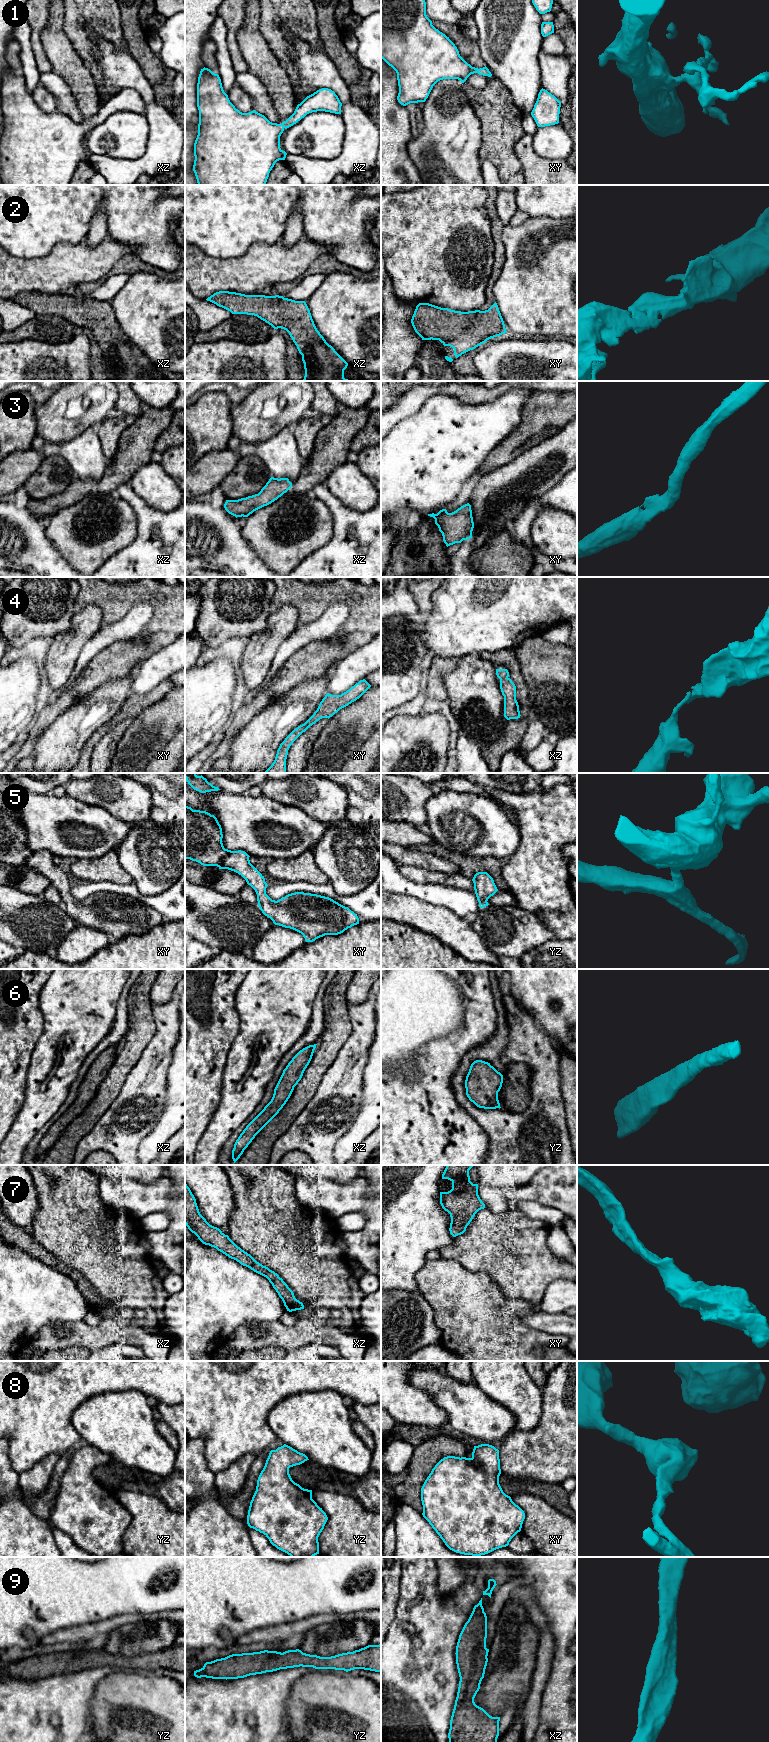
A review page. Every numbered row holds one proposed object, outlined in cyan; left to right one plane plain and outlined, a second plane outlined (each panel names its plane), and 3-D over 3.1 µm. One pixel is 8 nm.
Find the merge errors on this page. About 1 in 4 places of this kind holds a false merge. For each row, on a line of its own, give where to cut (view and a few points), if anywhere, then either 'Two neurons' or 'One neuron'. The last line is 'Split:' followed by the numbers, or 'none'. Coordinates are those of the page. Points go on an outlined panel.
1: No split. One neuron
2: No split. One neuron
3: No split. One neuron
4: No split. One neuron
5: No split. One neuron
6: No split. One neuron
7: No split. One neuron
8: No split. One neuron
9: No split. One neuron
Split: none

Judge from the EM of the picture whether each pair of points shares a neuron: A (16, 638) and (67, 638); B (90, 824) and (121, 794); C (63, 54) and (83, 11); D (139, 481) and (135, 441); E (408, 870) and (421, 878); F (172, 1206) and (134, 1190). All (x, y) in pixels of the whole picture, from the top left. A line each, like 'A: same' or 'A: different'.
A: different
B: different
C: different
D: different
E: same
F: same

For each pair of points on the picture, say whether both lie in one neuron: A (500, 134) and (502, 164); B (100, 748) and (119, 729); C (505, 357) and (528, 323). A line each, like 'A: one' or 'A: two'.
A: one
B: one
C: two

